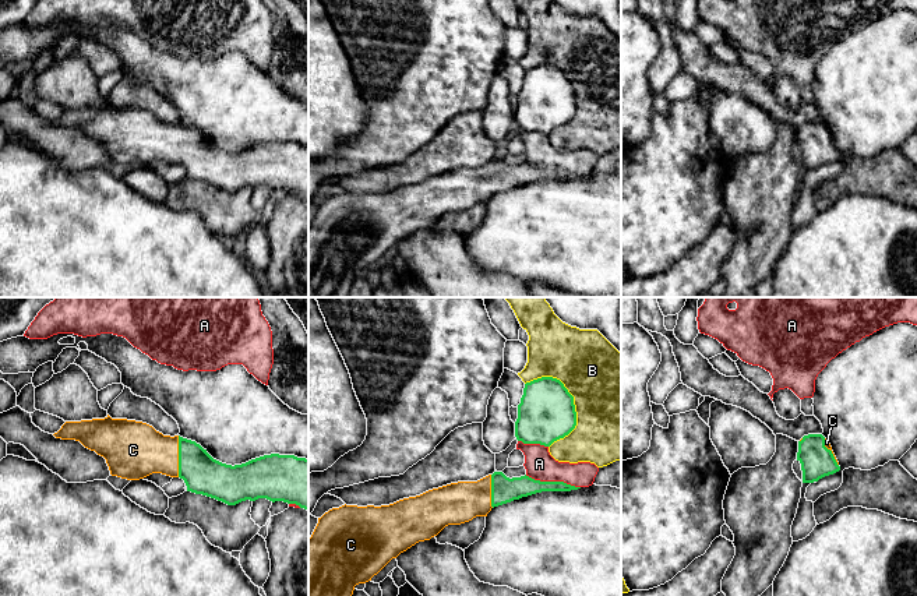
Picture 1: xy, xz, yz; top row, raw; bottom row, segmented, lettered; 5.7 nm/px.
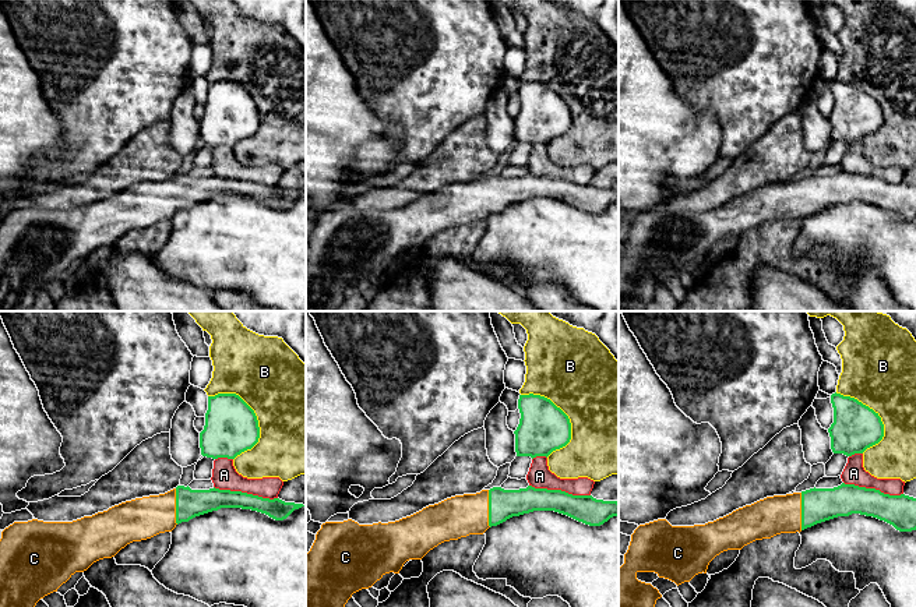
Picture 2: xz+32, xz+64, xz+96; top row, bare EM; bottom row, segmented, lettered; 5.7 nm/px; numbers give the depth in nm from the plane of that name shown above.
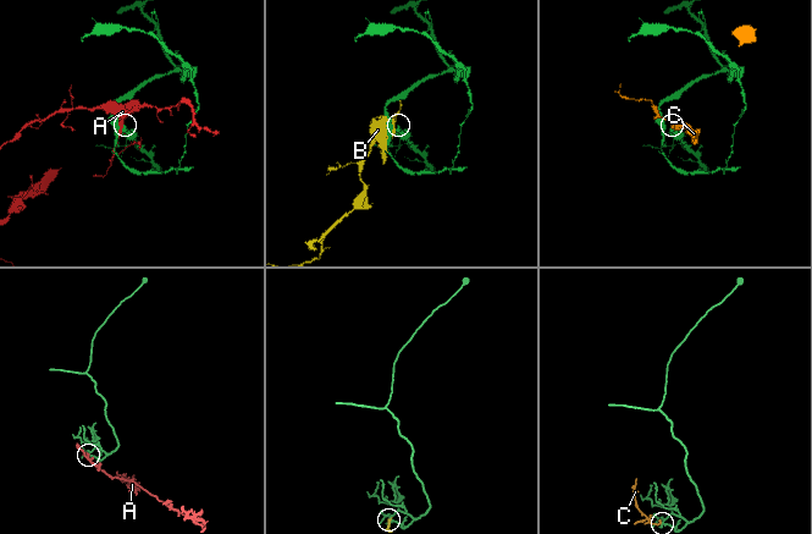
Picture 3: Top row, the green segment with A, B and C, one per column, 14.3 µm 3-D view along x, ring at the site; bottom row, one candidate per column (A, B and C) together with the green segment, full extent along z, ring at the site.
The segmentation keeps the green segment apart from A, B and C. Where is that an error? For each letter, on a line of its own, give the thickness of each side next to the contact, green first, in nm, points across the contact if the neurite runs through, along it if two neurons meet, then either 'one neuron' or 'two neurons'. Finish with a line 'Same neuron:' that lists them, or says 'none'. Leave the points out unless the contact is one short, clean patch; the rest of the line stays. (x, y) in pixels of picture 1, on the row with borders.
A: 130 nm thick on the green side, 170 nm on the other; two neurons
B: 320 nm thick on the green side, 480 nm on the other; two neurons
C: 220 nm thick on the green side, 320 nm on the other; one neuron
Same neuron: C

